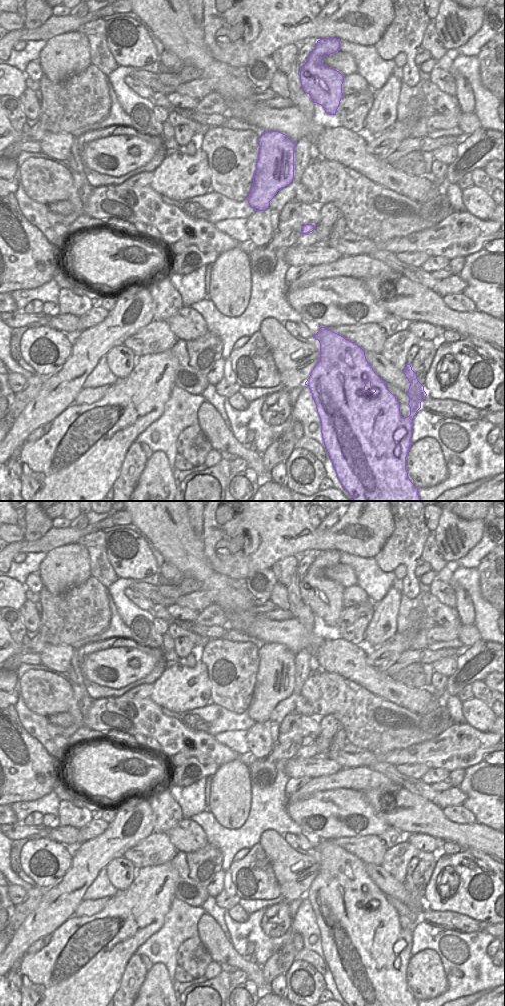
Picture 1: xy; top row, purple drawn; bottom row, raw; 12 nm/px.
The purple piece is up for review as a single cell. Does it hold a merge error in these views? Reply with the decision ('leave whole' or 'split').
leave whole

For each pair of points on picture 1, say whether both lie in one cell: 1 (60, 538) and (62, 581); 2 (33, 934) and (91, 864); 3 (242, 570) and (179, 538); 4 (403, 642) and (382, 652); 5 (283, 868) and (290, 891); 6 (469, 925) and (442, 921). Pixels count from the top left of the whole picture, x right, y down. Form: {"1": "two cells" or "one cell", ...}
{"1": "two cells", "2": "one cell", "3": "two cells", "4": "one cell", "5": "one cell", "6": "one cell"}

